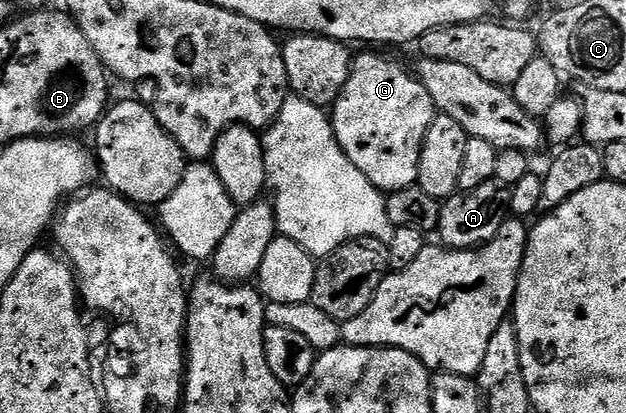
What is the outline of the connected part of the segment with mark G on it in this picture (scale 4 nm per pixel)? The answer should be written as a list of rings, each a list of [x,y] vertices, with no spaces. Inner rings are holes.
[[[355,55],[352,60],[350,70],[350,80],[344,86],[342,95],[336,98],[336,102],[332,106],[332,123],[334,125],[334,133],[339,142],[342,143],[344,154],[348,154],[348,158],[352,162],[352,166],[356,166],[360,170],[360,174],[364,174],[368,178],[368,182],[372,182],[384,194],[395,192],[396,190],[404,190],[406,187],[413,185],[416,180],[416,169],[420,166],[420,150],[422,149],[422,136],[428,134],[428,126],[432,119],[432,105],[428,90],[422,88],[422,83],[413,75],[410,76],[398,64],[390,64],[390,60],[386,56],[358,56]]]

